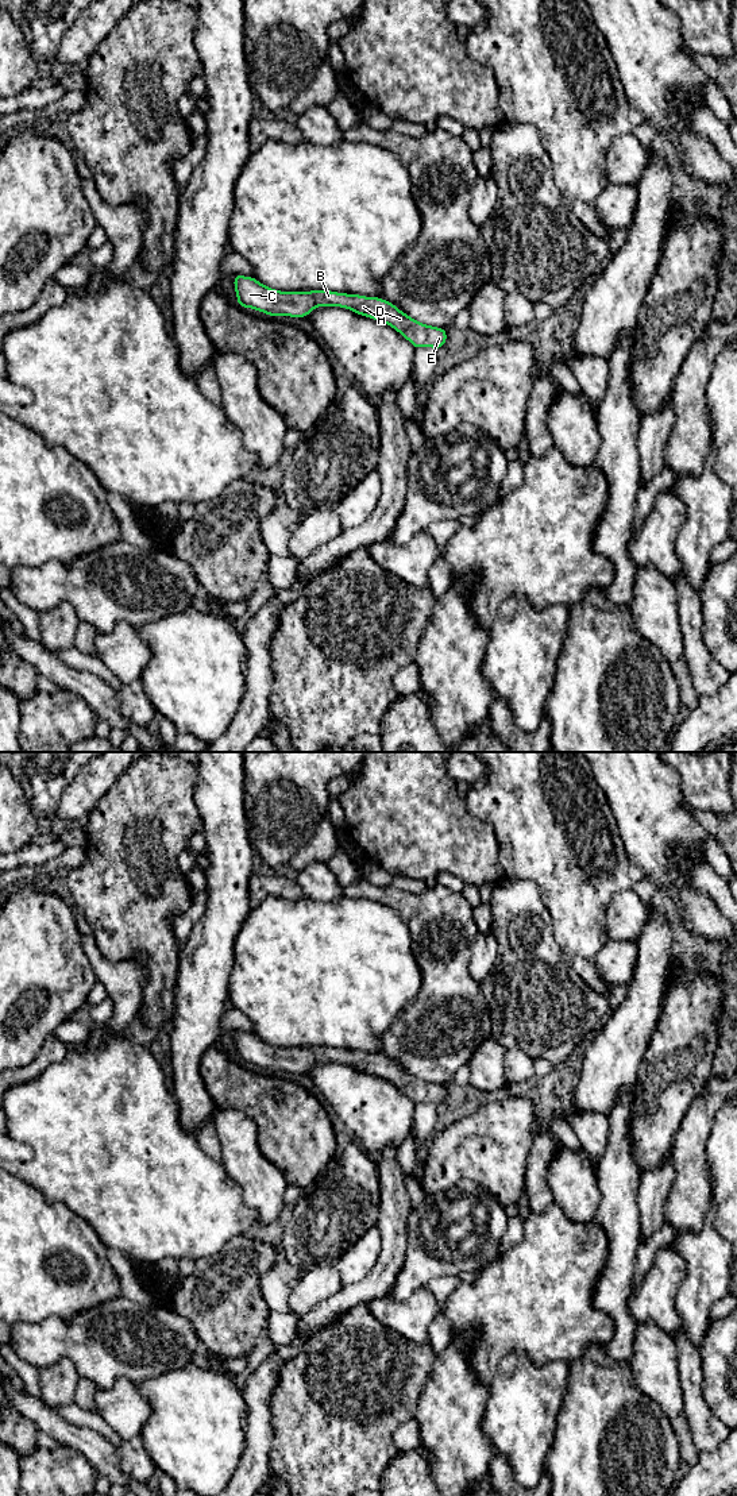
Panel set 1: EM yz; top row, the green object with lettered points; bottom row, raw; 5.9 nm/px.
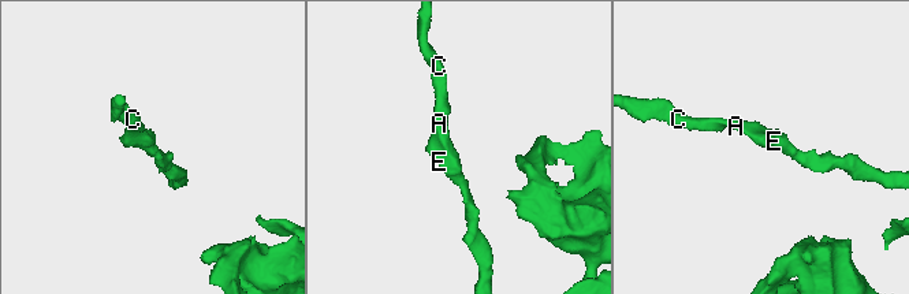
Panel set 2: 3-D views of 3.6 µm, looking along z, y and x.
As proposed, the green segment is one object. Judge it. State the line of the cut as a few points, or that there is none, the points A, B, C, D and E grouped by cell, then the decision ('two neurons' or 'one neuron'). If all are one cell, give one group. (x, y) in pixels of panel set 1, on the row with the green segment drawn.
no cut | A B C D E | one neuron

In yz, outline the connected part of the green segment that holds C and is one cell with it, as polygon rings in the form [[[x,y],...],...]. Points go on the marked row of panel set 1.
[[[240,274],[234,277],[234,285],[239,306],[252,308],[271,317],[285,315],[305,319],[316,306],[342,306],[390,325],[414,348],[433,347],[439,350],[447,342],[445,328],[422,324],[379,297],[332,290],[279,292],[262,285],[254,277]]]

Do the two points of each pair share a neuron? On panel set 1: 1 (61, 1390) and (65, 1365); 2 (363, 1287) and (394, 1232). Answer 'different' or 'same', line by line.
1: same
2: same

